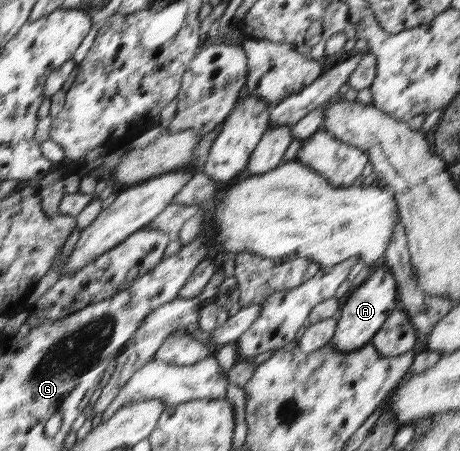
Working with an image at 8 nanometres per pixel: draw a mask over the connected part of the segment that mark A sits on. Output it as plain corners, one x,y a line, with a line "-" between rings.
382,262
376,266
374,273
360,286
353,288
343,300
338,326
330,343
332,347
338,352
350,352
364,347
364,344
371,343
378,330
384,326
388,316
399,307
398,296
395,276
391,269

